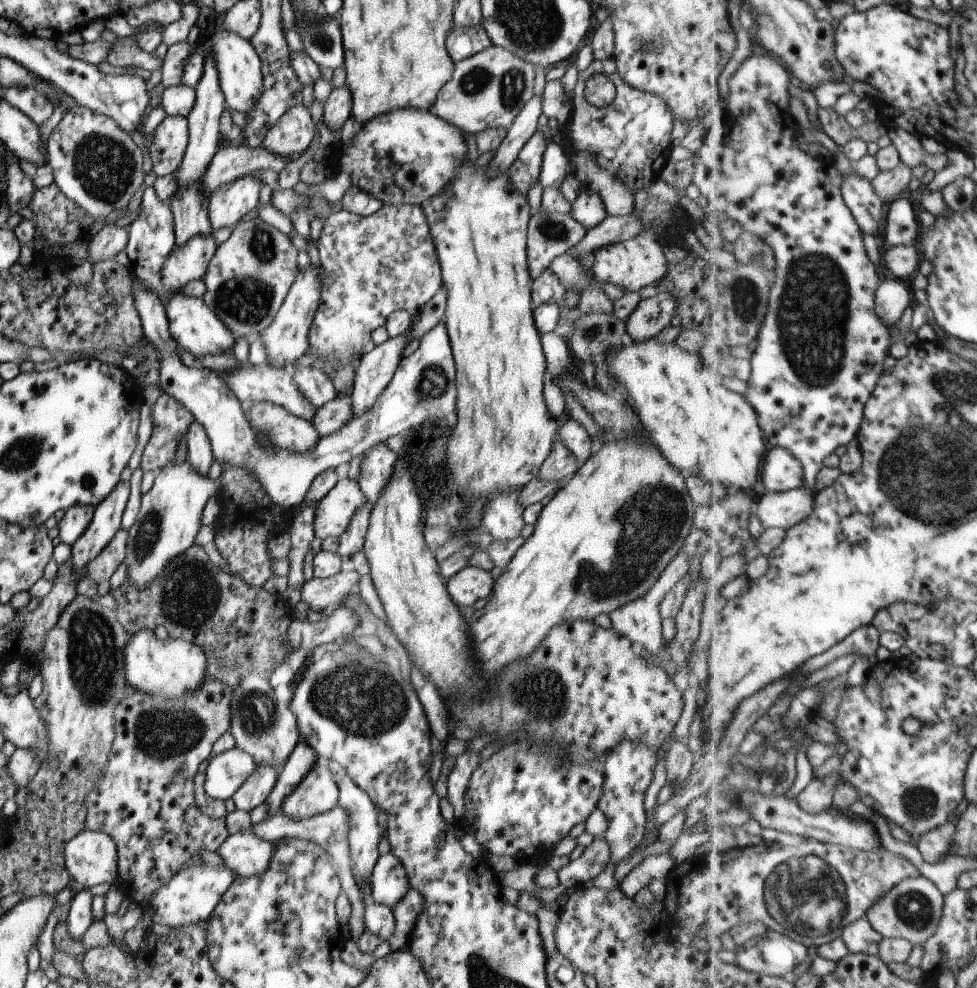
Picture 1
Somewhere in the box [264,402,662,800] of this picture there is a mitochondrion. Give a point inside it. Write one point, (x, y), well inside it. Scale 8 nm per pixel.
(364, 702)

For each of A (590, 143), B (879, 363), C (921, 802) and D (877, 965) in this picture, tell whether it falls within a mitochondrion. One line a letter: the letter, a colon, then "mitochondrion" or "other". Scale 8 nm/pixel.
A: other
B: other
C: mitochondrion
D: other

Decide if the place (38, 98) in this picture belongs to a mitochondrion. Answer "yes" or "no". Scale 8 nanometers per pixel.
no

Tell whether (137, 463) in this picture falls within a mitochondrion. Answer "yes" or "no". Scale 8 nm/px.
no

